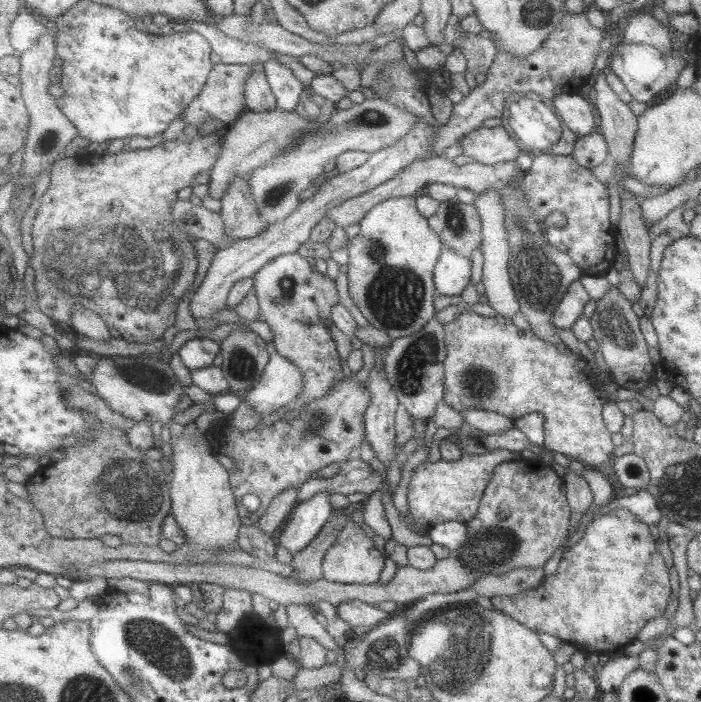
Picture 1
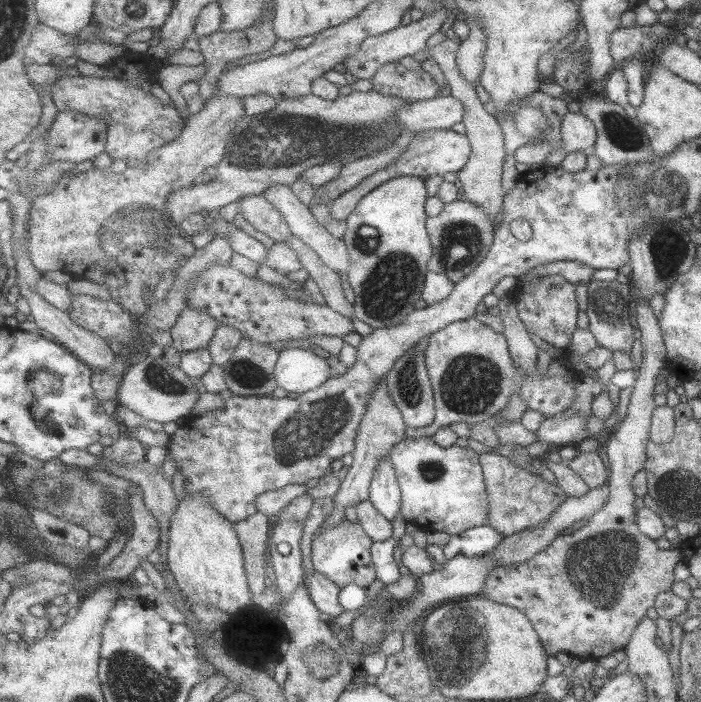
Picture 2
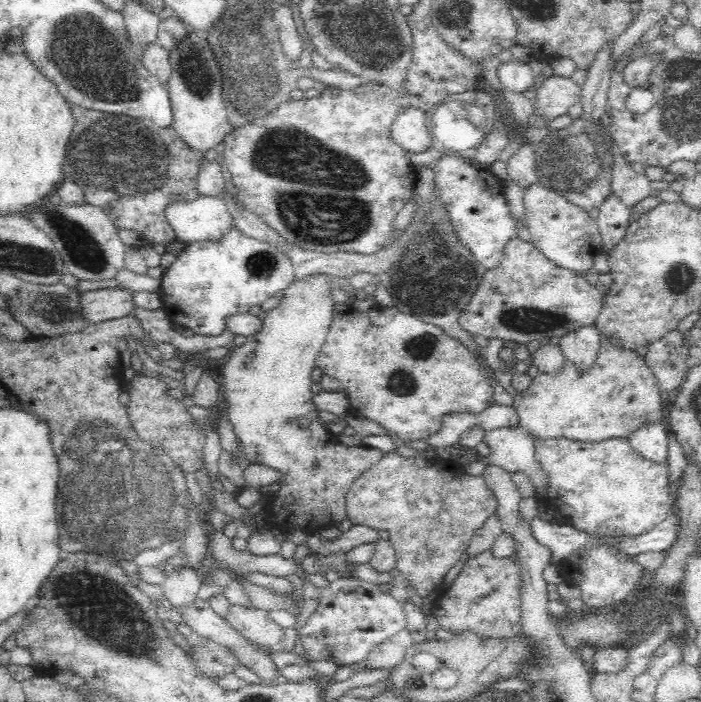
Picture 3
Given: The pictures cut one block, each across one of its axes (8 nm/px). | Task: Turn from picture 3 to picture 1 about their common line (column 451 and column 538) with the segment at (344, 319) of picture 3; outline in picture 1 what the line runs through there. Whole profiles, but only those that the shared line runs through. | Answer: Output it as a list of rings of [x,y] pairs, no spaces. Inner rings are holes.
[[[465,308],[457,318],[444,324],[447,341],[445,358],[445,400],[457,411],[465,408],[479,408],[503,414],[513,420],[525,414],[539,413],[544,418],[544,444],[548,453],[559,453],[579,460],[589,468],[610,459],[615,448],[611,443],[611,433],[605,428],[602,407],[608,403],[608,396],[602,383],[591,367],[581,360],[563,343],[558,345],[545,342],[531,330],[517,329],[511,319],[495,315],[481,316],[470,308]]]

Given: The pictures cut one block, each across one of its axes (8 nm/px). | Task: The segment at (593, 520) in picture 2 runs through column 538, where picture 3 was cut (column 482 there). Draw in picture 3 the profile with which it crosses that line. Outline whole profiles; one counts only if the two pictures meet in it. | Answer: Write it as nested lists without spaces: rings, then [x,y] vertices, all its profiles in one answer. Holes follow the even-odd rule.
[[[491,550],[469,556],[452,584],[446,586],[446,592],[433,603],[431,612],[440,629],[452,634],[472,631],[500,640],[519,635],[522,631],[520,565],[515,557],[496,558]]]

